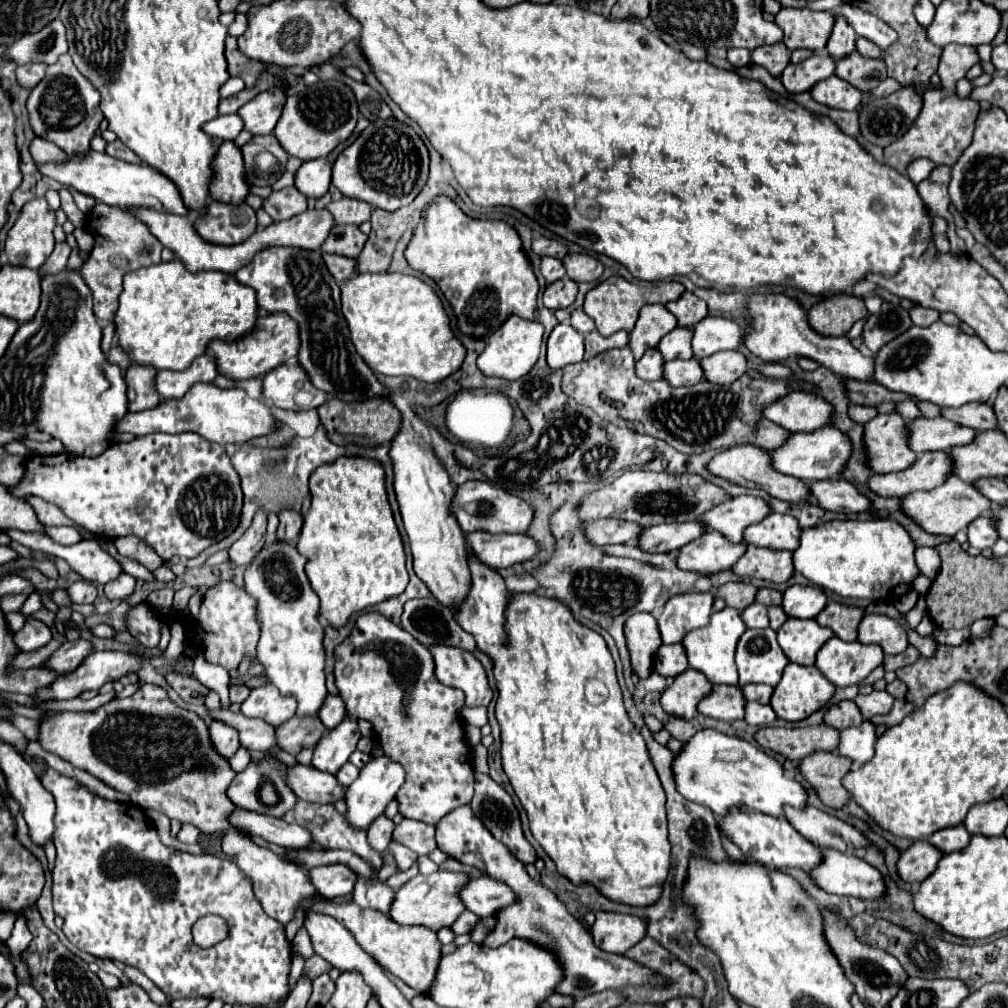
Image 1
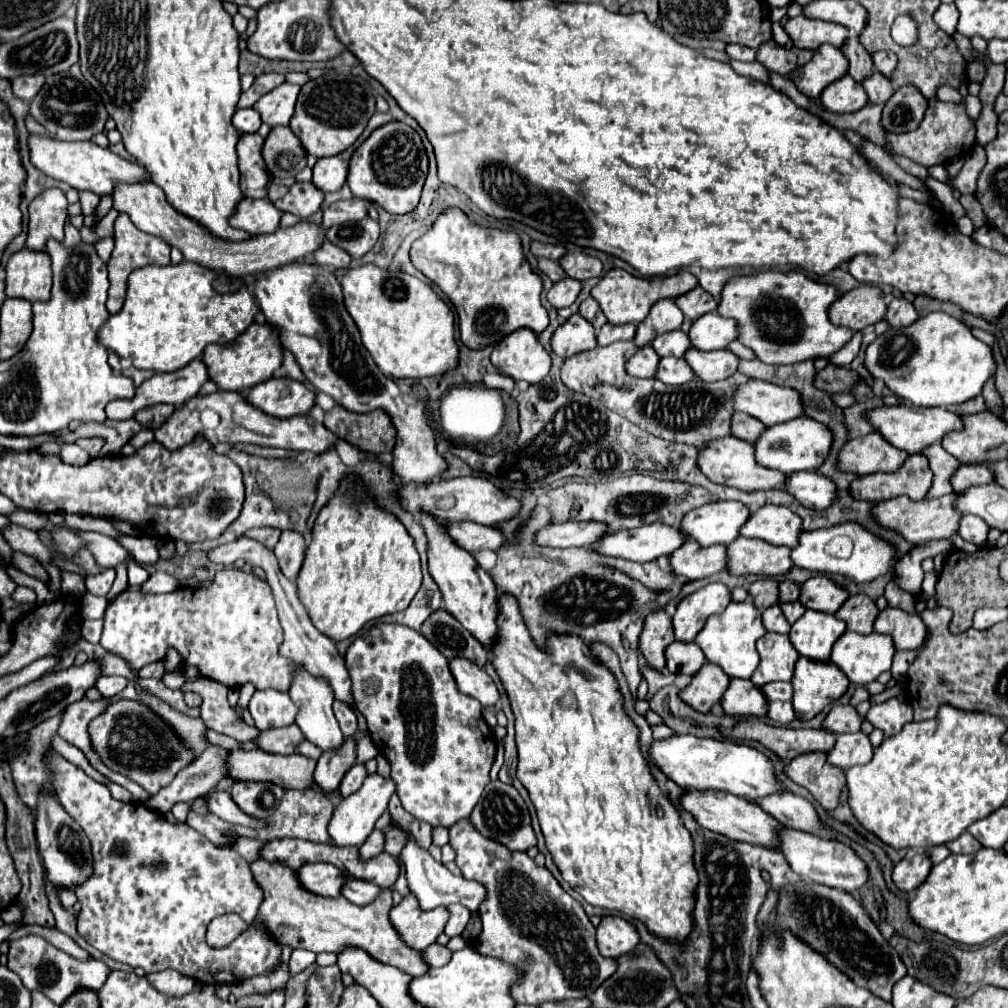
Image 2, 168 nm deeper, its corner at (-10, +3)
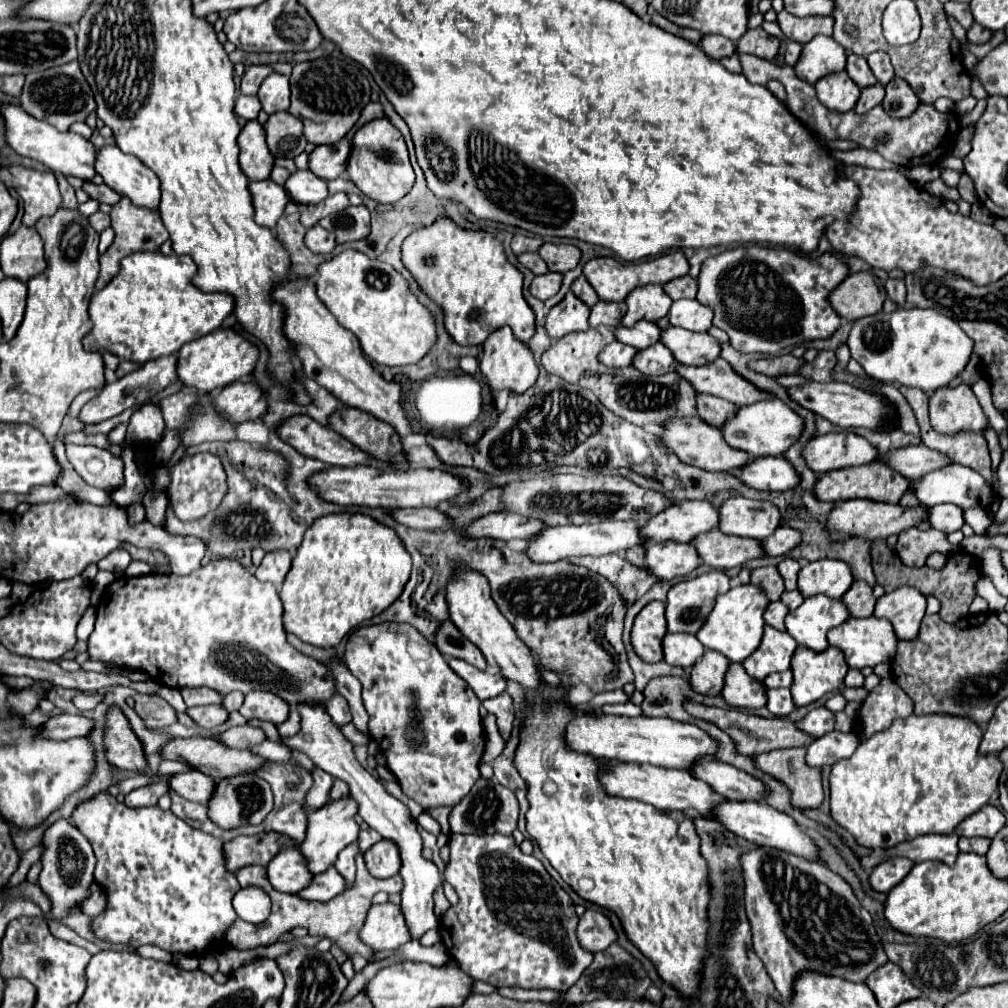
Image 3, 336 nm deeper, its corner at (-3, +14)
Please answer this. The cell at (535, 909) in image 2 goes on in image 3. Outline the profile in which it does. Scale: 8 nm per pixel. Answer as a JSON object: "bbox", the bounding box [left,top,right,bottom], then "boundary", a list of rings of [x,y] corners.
{"bbox":[439,833,593,991],"boundary":[[[449,833],[451,859],[443,873],[459,895],[459,903],[439,919],[439,933],[447,953],[459,961],[473,979],[495,987],[557,989],[567,991],[593,963],[593,953],[585,951],[577,939],[579,917],[565,889],[545,871],[543,863],[521,853],[513,837],[507,835],[459,835]]]}

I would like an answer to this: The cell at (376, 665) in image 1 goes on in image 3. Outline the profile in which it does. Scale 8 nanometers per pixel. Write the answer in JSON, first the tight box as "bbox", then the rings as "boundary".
{"bbox":[345,623,485,809],"boundary":[[[383,623],[359,627],[347,641],[345,665],[363,685],[363,703],[369,713],[369,735],[381,747],[389,771],[399,781],[403,793],[423,809],[455,807],[481,777],[479,761],[485,749],[485,733],[479,715],[481,699],[455,675],[447,659],[413,625]]]}

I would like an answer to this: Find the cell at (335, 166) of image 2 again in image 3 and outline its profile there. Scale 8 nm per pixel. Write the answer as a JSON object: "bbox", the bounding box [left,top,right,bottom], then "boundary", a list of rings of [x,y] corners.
{"bbox":[309,129,355,181],"boundary":[[[351,129],[351,133],[347,133],[347,137],[343,137],[343,141],[335,143],[335,145],[315,147],[309,155],[309,169],[325,181],[337,179],[339,175],[343,175],[345,167],[347,167],[347,157],[349,157],[353,133],[355,133],[355,129]]]}

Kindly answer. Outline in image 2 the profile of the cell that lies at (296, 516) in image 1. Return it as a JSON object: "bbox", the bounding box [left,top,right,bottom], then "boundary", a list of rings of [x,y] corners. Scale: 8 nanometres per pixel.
{"bbox":[274,530,306,580],"boundary":[[[292,530],[282,532],[280,542],[274,548],[274,554],[276,554],[278,566],[286,578],[292,580],[300,572],[304,552],[306,552],[306,542],[298,532],[292,532]]]}

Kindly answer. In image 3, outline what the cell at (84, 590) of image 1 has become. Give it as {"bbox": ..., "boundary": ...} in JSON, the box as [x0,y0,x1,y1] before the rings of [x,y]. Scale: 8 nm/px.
{"bbox":[97,549,131,573],"boundary":[[[115,549],[107,557],[103,557],[97,563],[97,567],[99,567],[99,571],[113,571],[115,573],[115,571],[125,571],[129,563],[131,563],[129,553],[125,549]]]}

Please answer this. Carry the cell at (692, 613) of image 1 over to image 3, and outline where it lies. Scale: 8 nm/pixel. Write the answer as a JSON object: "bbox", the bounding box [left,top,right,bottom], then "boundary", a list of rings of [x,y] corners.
{"bbox":[667,571,729,633],"boundary":[[[711,571],[669,589],[667,625],[671,633],[697,633],[715,605],[717,593],[729,591],[729,577]]]}

